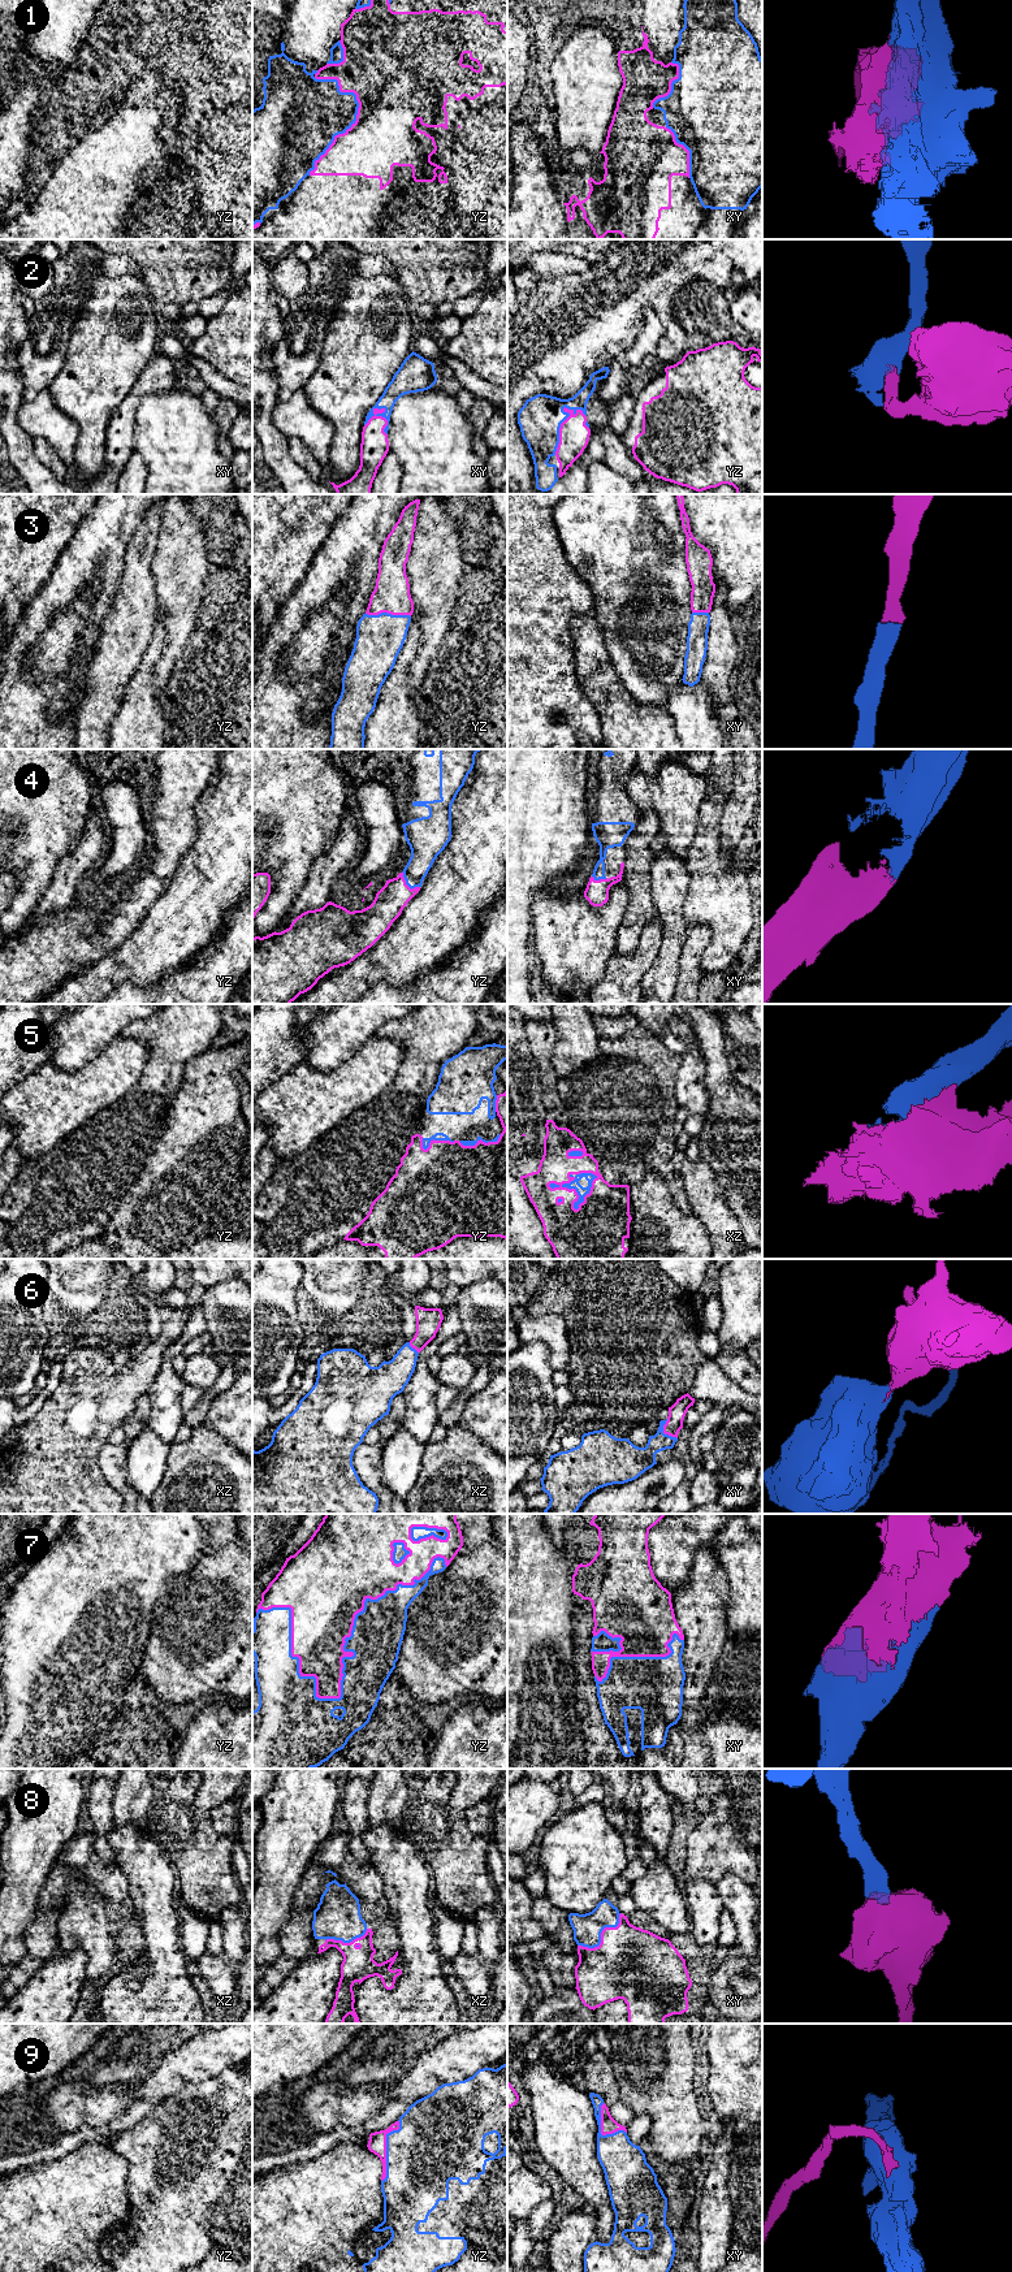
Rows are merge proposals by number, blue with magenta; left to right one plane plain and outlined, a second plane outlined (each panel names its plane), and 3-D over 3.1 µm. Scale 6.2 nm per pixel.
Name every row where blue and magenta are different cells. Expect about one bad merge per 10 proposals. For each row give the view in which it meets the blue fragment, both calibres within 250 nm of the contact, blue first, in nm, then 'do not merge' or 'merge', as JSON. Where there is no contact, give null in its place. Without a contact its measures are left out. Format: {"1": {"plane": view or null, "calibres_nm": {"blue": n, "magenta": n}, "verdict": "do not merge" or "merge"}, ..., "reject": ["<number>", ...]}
{"1": {"plane": "yz", "calibres_nm": {"blue": 400, "magenta": 400}, "verdict": "do not merge"}, "2": {"plane": "yz", "calibres_nm": {"blue": 260, "magenta": 190}, "verdict": "merge"}, "3": {"plane": "yz", "calibres_nm": {"blue": 280, "magenta": 220}, "verdict": "merge"}, "4": {"plane": "yz", "calibres_nm": {"blue": 180, "magenta": 190}, "verdict": "merge"}, "5": {"plane": "xz", "calibres_nm": {"blue": 70, "magenta": 420}, "verdict": "merge"}, "6": {"plane": "xy", "calibres_nm": {"blue": 190, "magenta": 110}, "verdict": "merge"}, "7": {"plane": "yz", "calibres_nm": {"blue": 280, "magenta": 300}, "verdict": "merge"}, "8": {"plane": "xy", "calibres_nm": {"blue": 180, "magenta": 440}, "verdict": "merge"}, "9": {"plane": "yz", "calibres_nm": {"blue": 460, "magenta": 110}, "verdict": "merge"}, "reject": ["1"]}

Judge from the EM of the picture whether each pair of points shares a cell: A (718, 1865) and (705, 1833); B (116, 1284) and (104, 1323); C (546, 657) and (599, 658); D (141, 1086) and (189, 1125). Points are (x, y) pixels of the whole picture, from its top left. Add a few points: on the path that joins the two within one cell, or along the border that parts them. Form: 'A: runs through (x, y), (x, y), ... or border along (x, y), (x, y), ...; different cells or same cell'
A: runs through (710, 1857), (706, 1853), (706, 1840); same cell
B: runs through (116, 1293), (116, 1311), (113, 1314); same cell
C: border along (569, 628), (575, 648), (576, 680), (582, 688); different cells
D: border along (130, 1090), (138, 1094), (160, 1094), (172, 1098); different cells

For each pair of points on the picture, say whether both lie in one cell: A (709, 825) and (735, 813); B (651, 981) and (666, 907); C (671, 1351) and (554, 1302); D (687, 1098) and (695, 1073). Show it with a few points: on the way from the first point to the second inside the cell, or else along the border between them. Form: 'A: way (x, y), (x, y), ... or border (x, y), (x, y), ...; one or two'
A: border (717, 823), (721, 849), (725, 853); two
B: way (666, 963), (670, 951), (670, 925); one
C: way (643, 1338), (606, 1302), (583, 1302); one
D: way (690, 1091), (690, 1080); one

